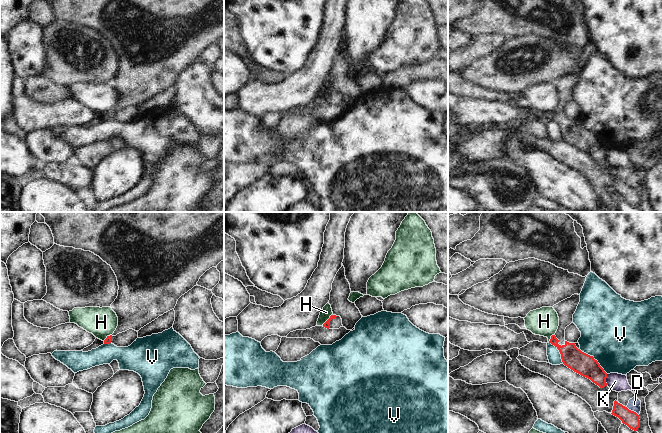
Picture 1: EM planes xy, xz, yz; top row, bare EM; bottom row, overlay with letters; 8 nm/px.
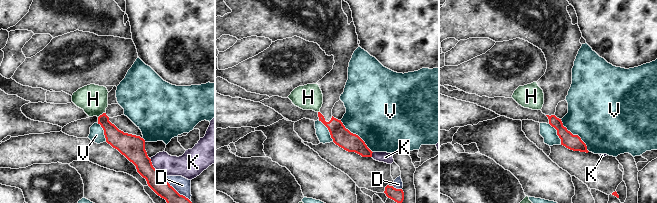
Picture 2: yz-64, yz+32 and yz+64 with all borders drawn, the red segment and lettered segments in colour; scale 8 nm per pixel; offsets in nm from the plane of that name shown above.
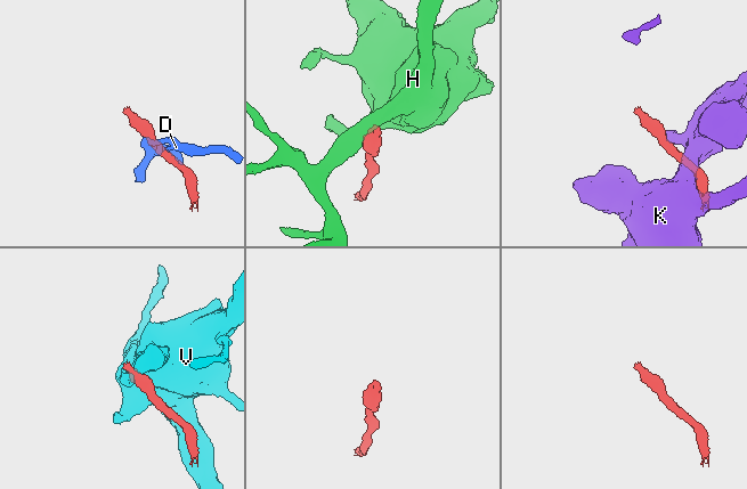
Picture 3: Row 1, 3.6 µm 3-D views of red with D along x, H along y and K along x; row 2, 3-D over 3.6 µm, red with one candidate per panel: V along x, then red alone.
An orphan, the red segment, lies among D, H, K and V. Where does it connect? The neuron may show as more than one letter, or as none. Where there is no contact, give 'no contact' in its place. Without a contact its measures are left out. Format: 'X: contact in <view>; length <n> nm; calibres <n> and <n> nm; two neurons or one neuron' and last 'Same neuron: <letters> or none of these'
D: contact in yz; length 120 nm; calibres 130 and 100 nm; two neurons
H: contact in xz; length 130 nm; calibres 50 and 90 nm; two neurons
K: contact in yz; length 100 nm; calibres 170 and 140 nm; two neurons
V: contact in yz; length 300 nm; calibres 170 and 480 nm; two neurons
Same neuron: none of these

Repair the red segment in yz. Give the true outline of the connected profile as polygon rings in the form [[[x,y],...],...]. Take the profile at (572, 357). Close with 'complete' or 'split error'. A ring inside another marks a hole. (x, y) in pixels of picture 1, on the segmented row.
[[[574,294],[553,308],[559,317],[559,326],[554,335],[551,336],[549,343],[554,345],[561,354],[562,362],[565,366],[580,374],[583,377],[590,379],[600,388],[607,386],[607,373],[600,366],[593,356],[590,356],[580,349],[575,343],[569,343],[565,340],[565,329],[573,323],[573,314],[580,302],[580,295]]]; split error

